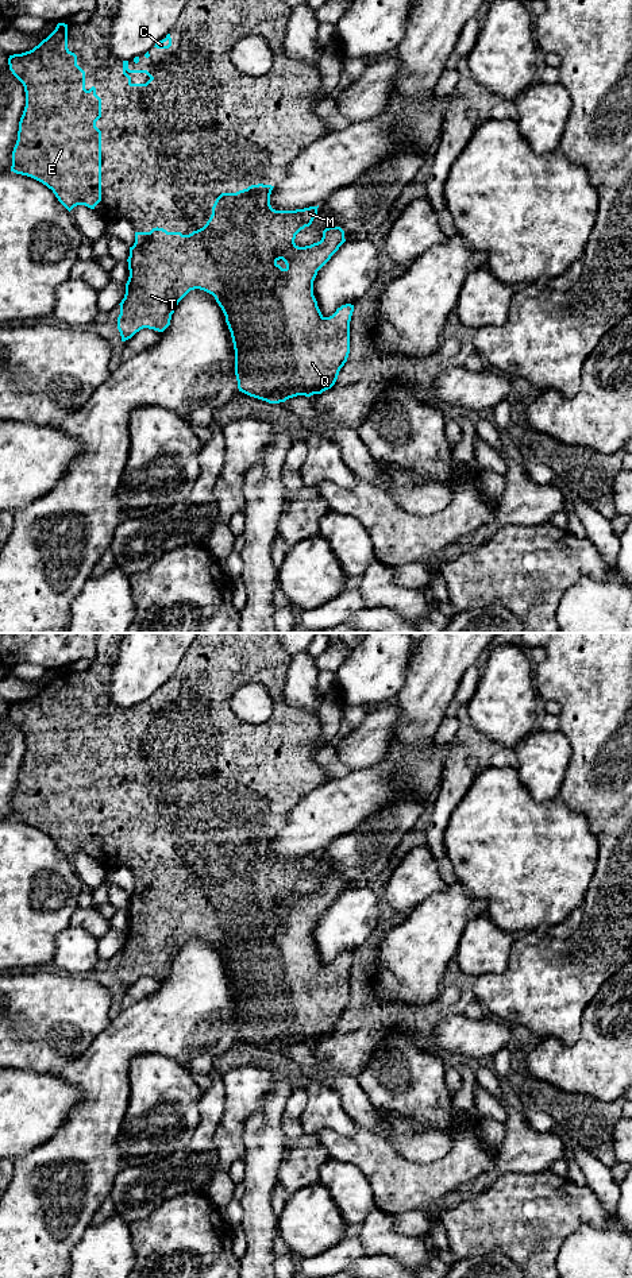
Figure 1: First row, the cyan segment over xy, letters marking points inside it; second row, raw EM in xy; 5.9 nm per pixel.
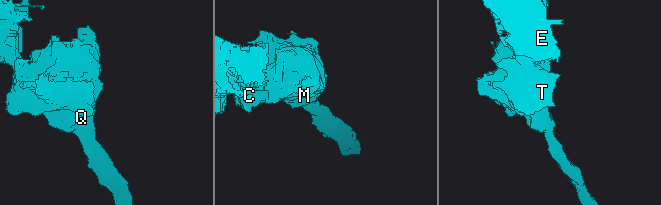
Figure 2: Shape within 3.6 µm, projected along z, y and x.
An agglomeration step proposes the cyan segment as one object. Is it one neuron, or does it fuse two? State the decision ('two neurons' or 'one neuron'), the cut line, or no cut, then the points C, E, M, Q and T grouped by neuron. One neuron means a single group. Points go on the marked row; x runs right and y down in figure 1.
one neuron; no cut; C E M Q T

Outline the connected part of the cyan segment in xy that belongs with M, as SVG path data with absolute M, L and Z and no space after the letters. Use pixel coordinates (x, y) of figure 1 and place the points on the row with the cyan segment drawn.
M258 184L251 185L247 189L239 190L236 193L221 193L212 206L212 215L207 224L189 235L182 235L181 232L167 232L166 229L158 227L153 228L150 232L135 232L135 243L132 247L130 247L130 256L127 259L130 277L126 283L124 298L119 304L120 314L117 317L117 329L120 332L122 341L131 339L136 332L139 332L143 328L163 332L170 325L172 314L174 313L178 302L190 290L204 290L215 297L216 302L219 304L226 316L226 323L231 332L235 350L235 375L239 391L250 397L266 401L269 404L280 404L297 395L311 397L313 394L321 394L323 391L331 389L335 385L339 371L347 362L350 354L350 321L354 312L354 305L342 305L336 309L336 312L332 316L324 317L313 296L313 281L317 275L317 271L346 242L344 231L340 227L328 227L323 231L323 238L320 242L313 243L311 246L298 247L294 243L296 235L301 229L312 224L313 219L317 216L319 205L296 211L275 211L270 205L270 194L273 188L274 186L271 185Z

